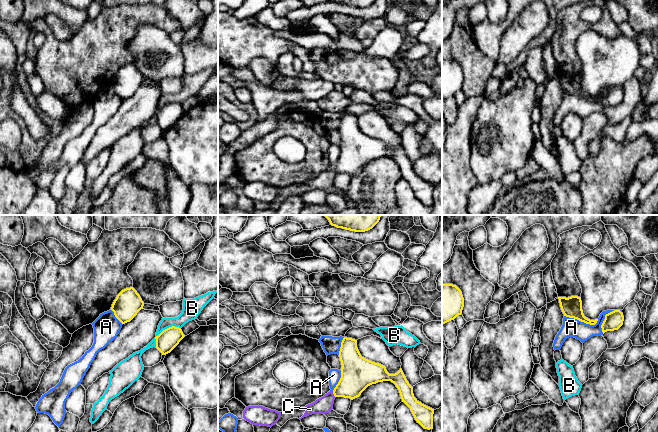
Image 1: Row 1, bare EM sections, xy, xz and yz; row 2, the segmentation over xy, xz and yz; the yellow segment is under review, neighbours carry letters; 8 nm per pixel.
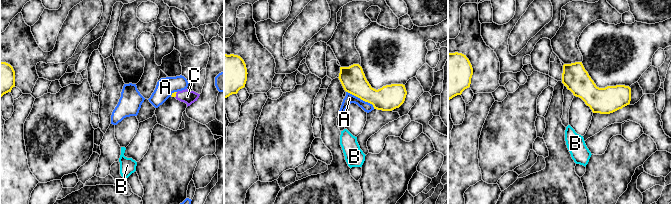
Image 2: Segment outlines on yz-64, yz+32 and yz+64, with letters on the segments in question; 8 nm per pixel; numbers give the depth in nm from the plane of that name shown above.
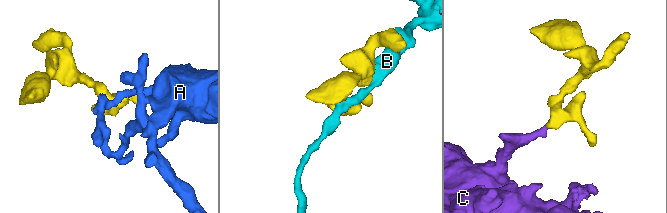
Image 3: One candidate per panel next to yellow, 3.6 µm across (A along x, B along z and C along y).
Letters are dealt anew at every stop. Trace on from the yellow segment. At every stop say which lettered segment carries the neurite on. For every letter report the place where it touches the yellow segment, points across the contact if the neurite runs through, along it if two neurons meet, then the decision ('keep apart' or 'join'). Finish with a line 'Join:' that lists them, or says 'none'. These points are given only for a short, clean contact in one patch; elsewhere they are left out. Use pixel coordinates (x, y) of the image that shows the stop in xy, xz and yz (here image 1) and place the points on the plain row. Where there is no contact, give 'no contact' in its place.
A: contact yz (581, 97); border yz (564, 91), (590, 100), (594, 100), (598, 96); keep apart
B: contact xy (169, 103); border xy (180, 103), (169, 102), (156, 112); keep apart
C: contact xz (334, 171); way xz (357, 150), (334, 171), (323, 181); join
Join: C

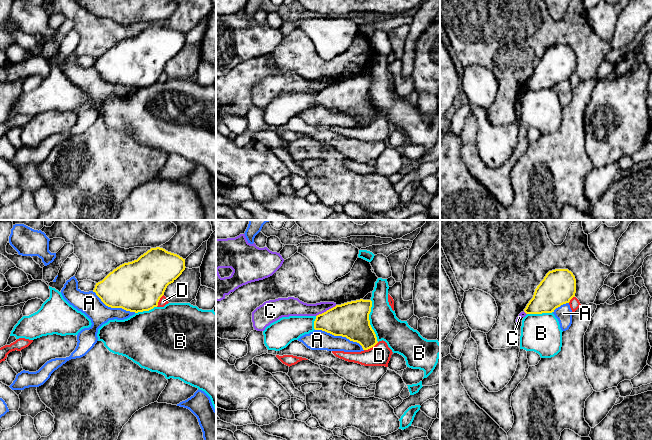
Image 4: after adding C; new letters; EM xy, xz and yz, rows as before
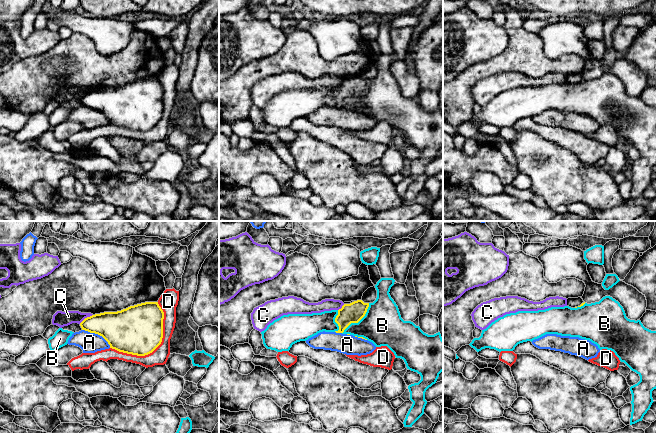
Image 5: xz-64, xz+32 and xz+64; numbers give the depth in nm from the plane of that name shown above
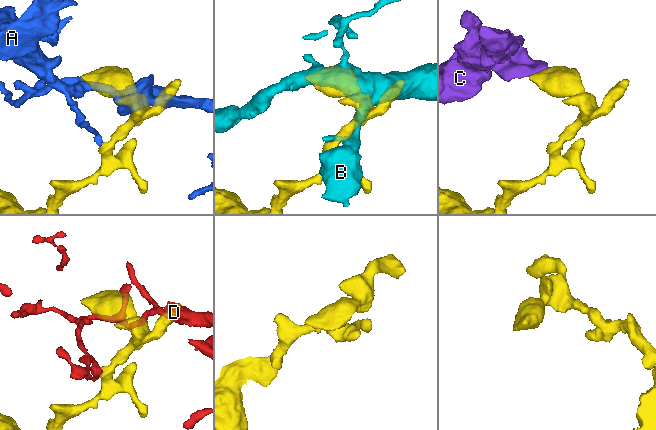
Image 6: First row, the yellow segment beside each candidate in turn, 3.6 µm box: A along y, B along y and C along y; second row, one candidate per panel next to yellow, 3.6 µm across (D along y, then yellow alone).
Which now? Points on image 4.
A: contact xz (340, 111); keep apart
B: contact xz (369, 97); keep apart
C: contact xz (327, 86); border xz (336, 81), (316, 92); keep apart
D: contact xz (371, 123); keep apart
Join: none

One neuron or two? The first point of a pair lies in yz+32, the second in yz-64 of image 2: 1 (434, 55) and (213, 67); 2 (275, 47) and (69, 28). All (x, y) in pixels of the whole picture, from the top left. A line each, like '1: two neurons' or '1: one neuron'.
1: two neurons
2: two neurons

